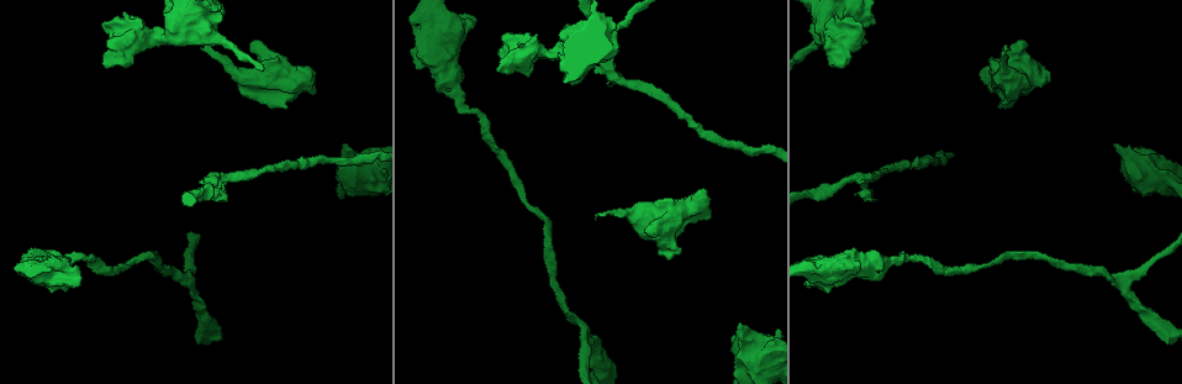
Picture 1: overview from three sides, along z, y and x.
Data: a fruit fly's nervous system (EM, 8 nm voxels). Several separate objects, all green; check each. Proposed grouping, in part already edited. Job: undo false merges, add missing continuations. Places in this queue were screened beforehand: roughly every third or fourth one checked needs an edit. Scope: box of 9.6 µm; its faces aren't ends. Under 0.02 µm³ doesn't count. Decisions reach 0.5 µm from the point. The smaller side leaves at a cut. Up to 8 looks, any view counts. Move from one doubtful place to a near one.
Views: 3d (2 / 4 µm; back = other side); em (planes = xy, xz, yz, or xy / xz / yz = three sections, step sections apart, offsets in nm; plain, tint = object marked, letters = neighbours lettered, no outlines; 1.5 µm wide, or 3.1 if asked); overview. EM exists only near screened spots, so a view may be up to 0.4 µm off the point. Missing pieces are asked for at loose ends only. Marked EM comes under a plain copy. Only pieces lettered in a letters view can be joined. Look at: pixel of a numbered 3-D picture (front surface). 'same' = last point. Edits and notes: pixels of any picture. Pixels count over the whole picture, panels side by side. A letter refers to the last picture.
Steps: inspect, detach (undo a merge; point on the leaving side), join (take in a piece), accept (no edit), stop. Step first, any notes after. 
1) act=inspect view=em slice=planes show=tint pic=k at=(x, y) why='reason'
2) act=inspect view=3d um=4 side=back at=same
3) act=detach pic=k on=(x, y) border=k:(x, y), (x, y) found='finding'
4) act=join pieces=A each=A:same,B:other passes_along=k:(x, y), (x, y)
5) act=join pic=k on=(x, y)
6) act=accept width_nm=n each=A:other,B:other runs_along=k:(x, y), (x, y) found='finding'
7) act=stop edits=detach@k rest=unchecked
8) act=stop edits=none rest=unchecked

act=inspect view=3d um=2 side=back pic=1 at=(1009, 48) why='tapers out'

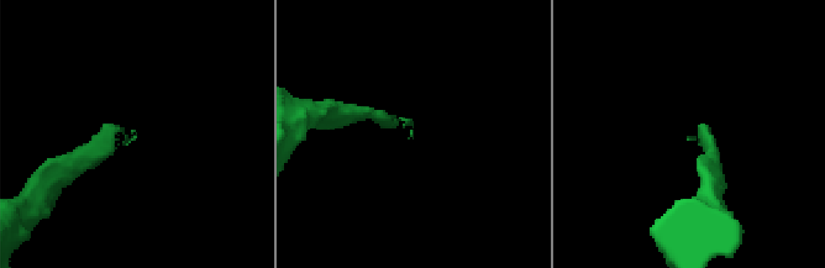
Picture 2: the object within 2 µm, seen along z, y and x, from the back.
act=inspect view=em slice=yz step=4 show=tint pic=2 at=(412, 135)

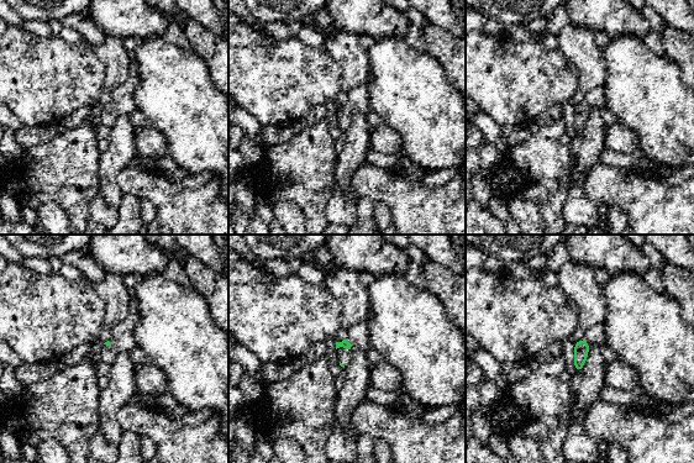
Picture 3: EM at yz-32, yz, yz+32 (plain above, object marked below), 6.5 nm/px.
act=inspect view=em slice=yz step=4 show=letters at=same

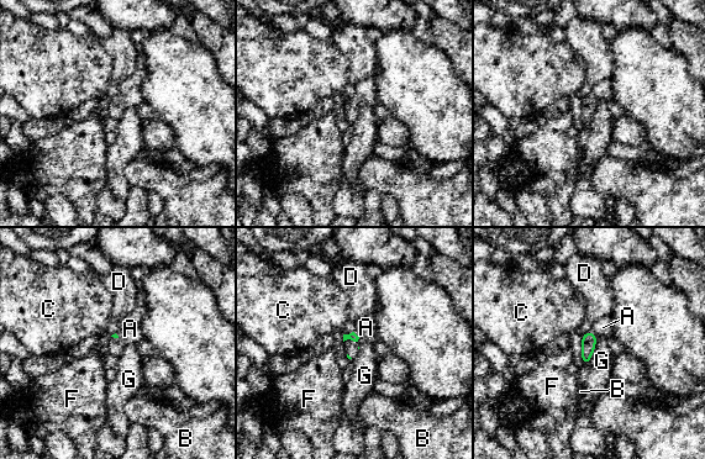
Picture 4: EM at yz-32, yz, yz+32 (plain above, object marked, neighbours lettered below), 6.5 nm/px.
act=join pieces=A each=A:same,B:other,C:other,D:other,F:other,G:other passes_along=4:(352, 336), (351, 339), (366, 327) found='the neuron continues'

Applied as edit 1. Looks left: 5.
act=inspect view=overview why='see it whole again'

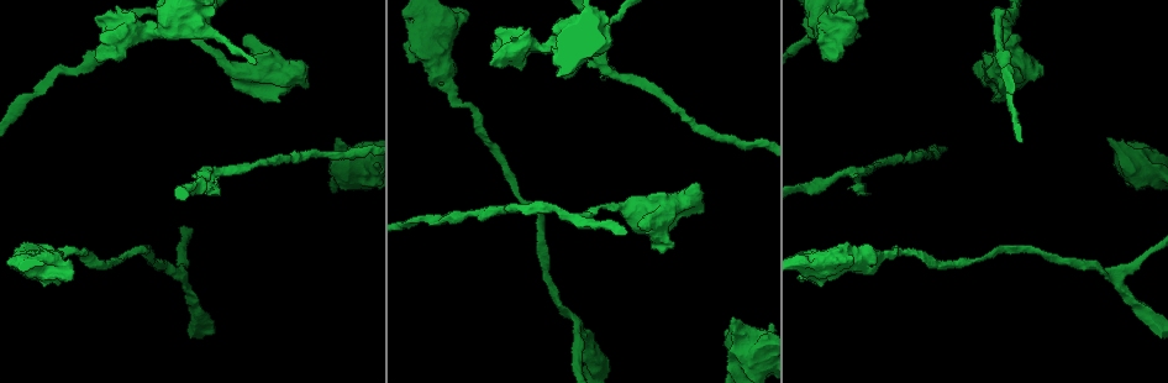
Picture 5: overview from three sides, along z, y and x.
act=inspect view=em slice=xy step=8 show=tint pic=5 at=(734, 319) why='free end'

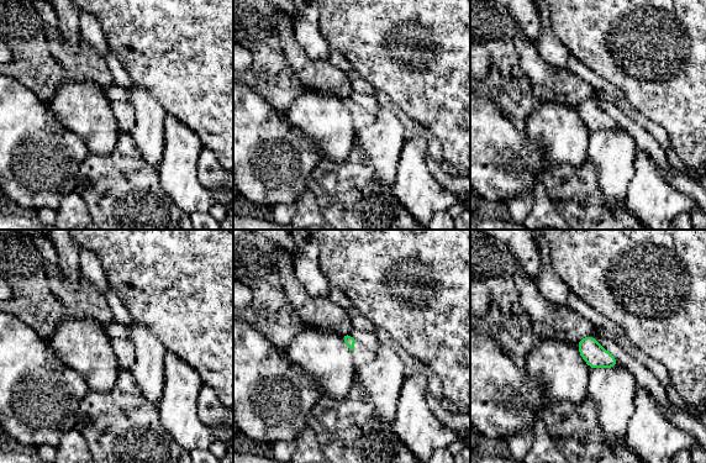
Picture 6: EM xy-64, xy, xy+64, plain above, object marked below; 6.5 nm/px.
act=inspect view=em slice=planes show=letters at=same why='another direction'

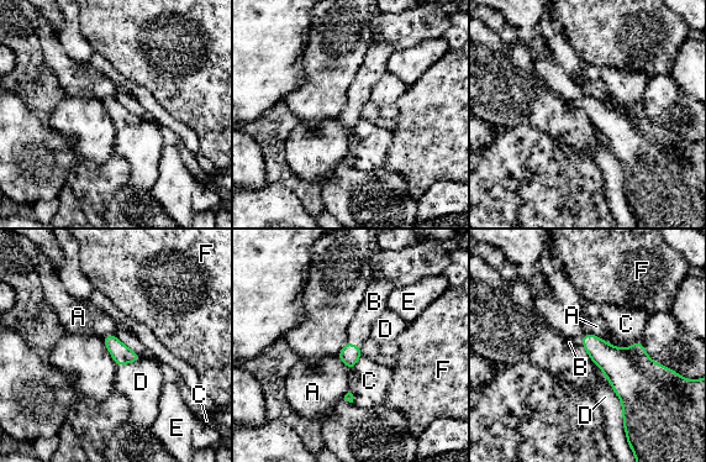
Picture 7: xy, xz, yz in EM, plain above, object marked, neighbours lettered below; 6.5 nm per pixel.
act=join pieces=B each=A:other,B:same,C:other,D:other,E:other,F:other passes_along=7:(349, 353), (352, 344), (369, 310) found='it goes on there'

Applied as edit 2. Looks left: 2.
act=stop edits=join@4,join@7 rest=unchecked

